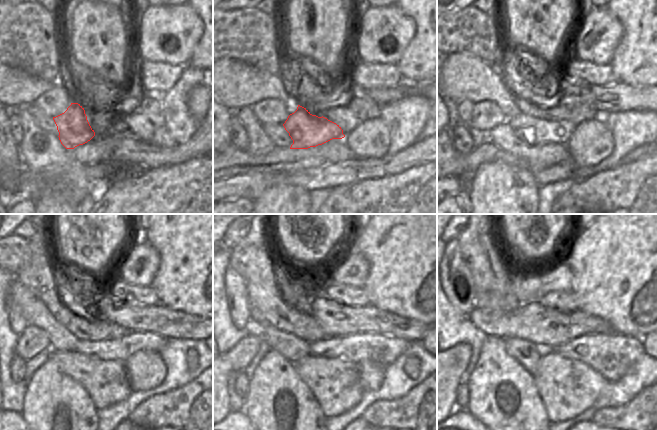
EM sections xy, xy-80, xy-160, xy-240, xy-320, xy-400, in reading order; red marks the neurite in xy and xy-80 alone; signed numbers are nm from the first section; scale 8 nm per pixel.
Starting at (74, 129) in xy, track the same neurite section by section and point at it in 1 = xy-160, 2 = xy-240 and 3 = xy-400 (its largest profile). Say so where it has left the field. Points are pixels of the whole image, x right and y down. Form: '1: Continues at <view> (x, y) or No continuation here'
1: Continues at xy-160 (532, 131)
2: Continues at xy-240 (121, 349)
3: Continues at xy-400 (610, 354)

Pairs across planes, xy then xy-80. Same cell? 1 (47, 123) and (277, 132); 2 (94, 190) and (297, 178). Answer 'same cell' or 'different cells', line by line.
1: same cell
2: same cell

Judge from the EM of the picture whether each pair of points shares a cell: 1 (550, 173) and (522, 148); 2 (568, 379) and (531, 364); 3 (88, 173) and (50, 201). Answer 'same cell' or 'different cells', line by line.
1: different cells
2: different cells
3: different cells

